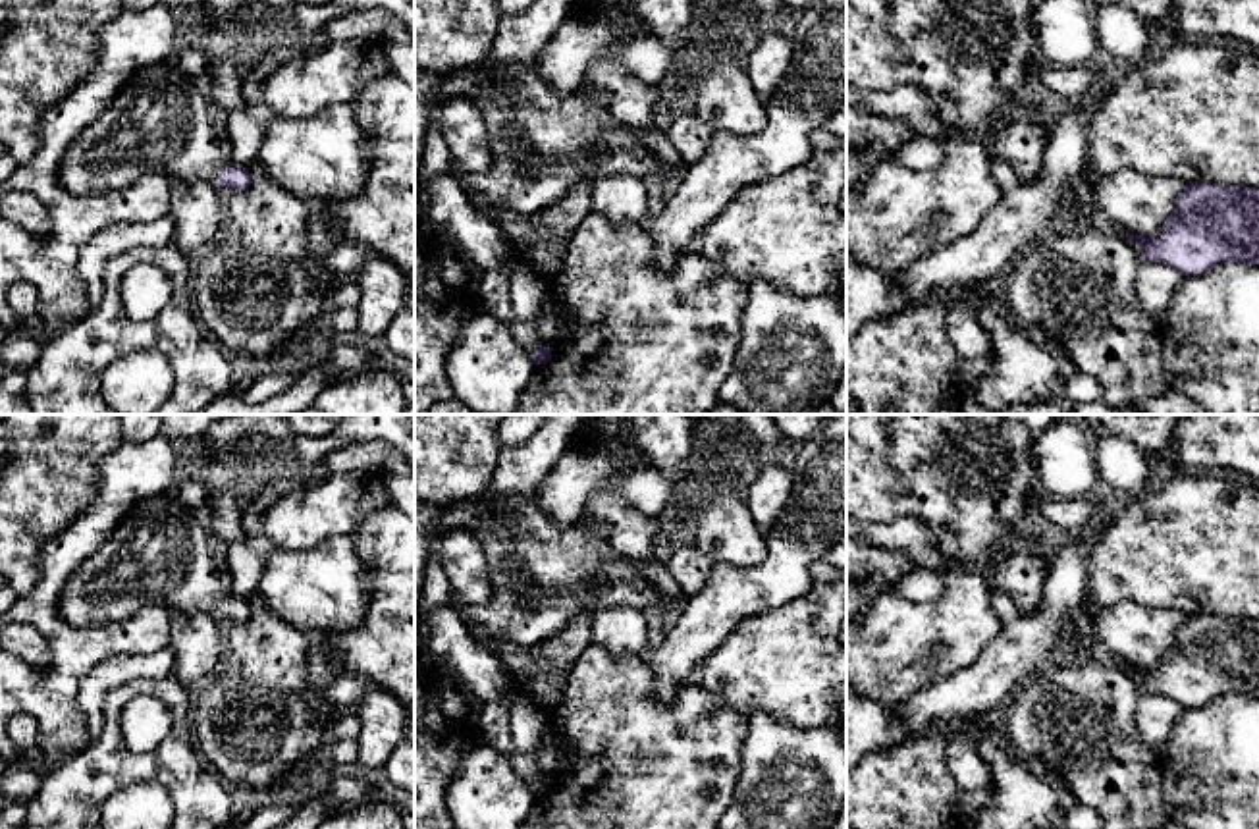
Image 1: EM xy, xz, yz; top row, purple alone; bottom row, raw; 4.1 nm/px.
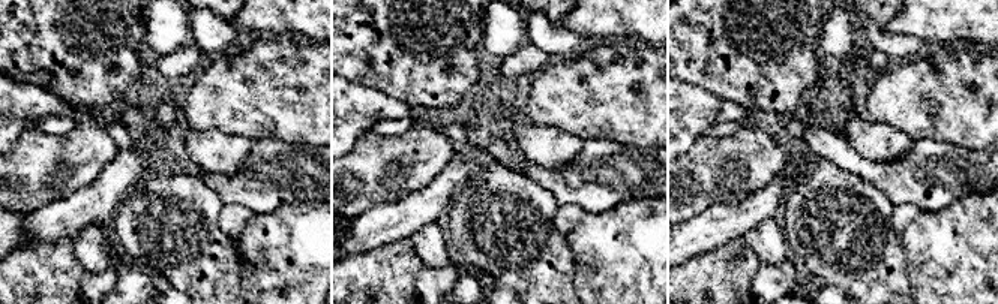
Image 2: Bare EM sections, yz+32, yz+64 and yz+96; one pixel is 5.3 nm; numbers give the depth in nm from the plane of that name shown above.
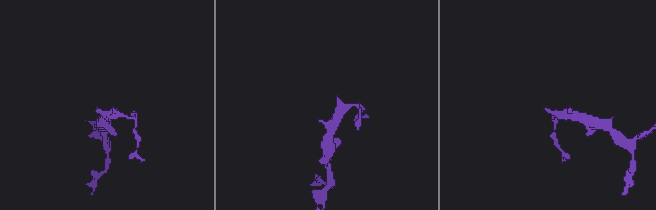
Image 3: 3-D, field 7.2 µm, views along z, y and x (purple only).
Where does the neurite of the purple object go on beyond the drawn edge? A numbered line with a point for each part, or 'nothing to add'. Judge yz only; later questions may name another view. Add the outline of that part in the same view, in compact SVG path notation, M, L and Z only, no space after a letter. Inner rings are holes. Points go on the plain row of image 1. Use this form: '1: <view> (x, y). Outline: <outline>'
nothing to add

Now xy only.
1: xy (159, 554). Outline: M162 494L135 503L102 546L67 576L58 609L67 625L83 628L123 621L147 605L214 615L224 596L201 515L183 509L172 494Z

